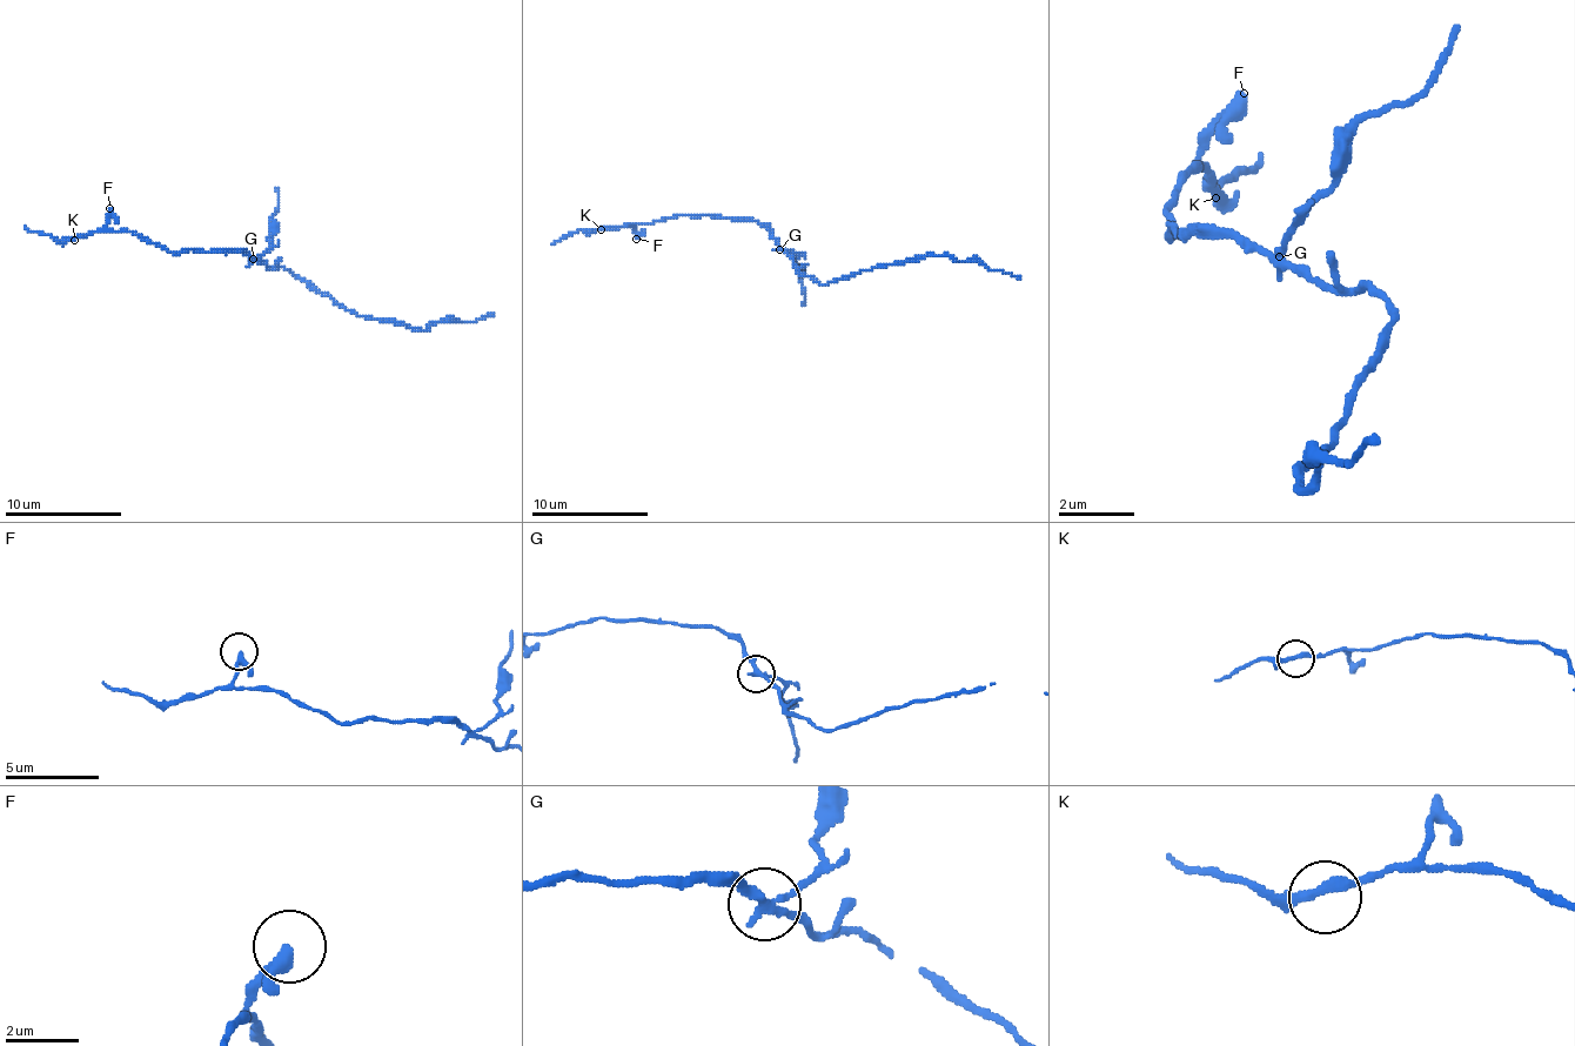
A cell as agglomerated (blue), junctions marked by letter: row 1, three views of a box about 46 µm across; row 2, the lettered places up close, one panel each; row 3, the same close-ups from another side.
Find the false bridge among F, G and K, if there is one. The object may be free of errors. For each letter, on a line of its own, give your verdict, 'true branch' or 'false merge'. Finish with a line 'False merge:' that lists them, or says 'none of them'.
F: true branch
G: false merge
K: true branch
False merge: G

